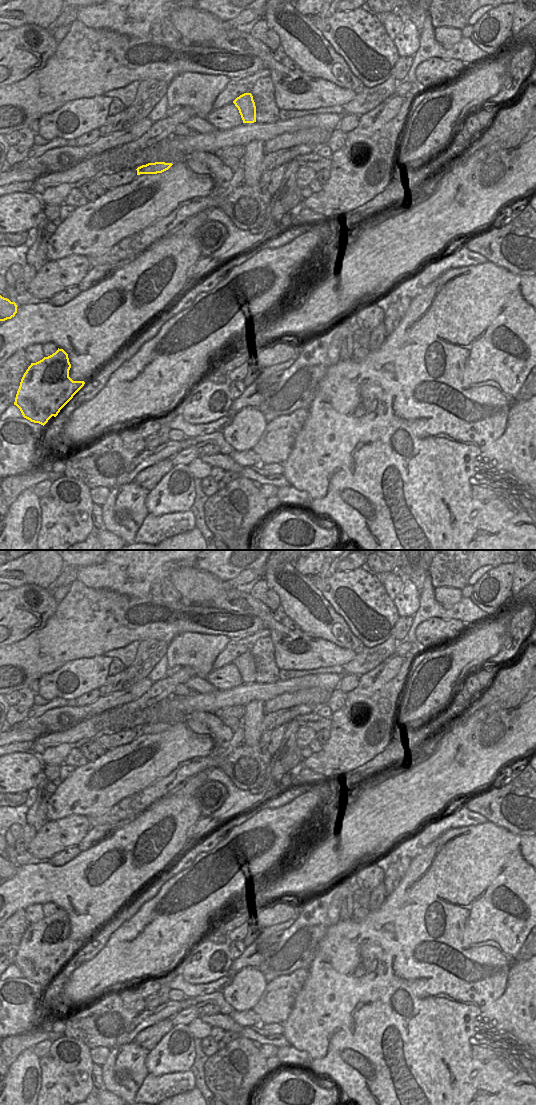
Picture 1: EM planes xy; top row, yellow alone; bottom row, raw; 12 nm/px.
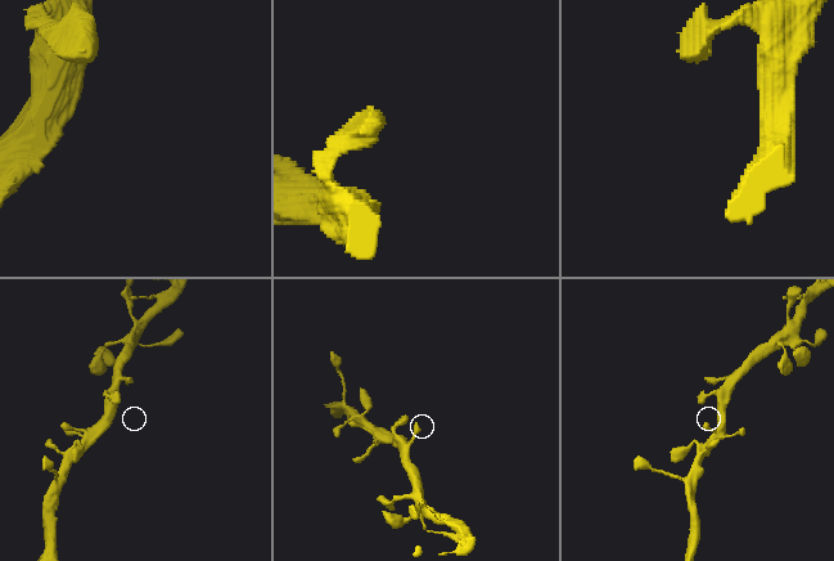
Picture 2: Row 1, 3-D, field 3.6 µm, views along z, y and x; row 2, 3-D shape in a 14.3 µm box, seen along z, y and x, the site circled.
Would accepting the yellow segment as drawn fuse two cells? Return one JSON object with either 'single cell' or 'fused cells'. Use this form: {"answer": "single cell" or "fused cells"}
{"answer": "single cell"}

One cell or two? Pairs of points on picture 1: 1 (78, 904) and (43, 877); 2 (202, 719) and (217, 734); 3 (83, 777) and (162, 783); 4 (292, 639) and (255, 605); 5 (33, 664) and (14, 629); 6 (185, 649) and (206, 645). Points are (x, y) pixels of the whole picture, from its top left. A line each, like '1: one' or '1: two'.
1: one
2: one
3: two
4: one
5: two
6: one

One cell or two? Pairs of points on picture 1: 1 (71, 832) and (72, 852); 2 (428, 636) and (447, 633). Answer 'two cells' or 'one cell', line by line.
1: two cells
2: one cell

